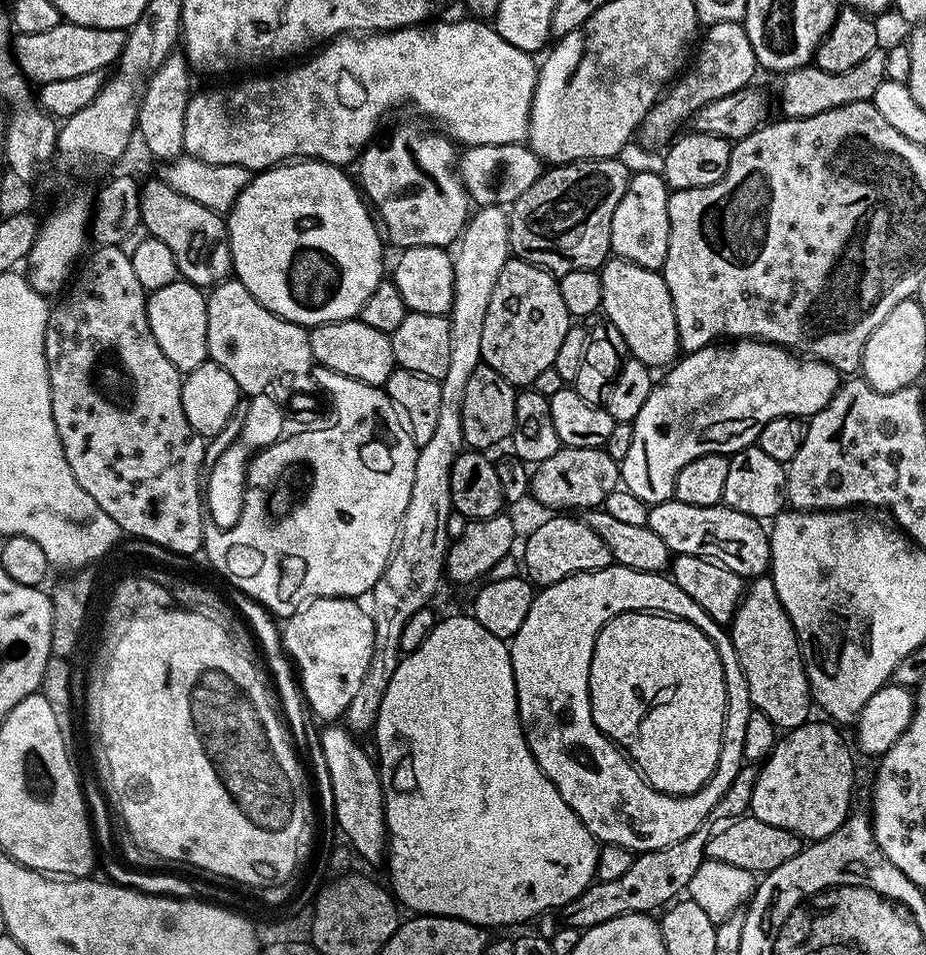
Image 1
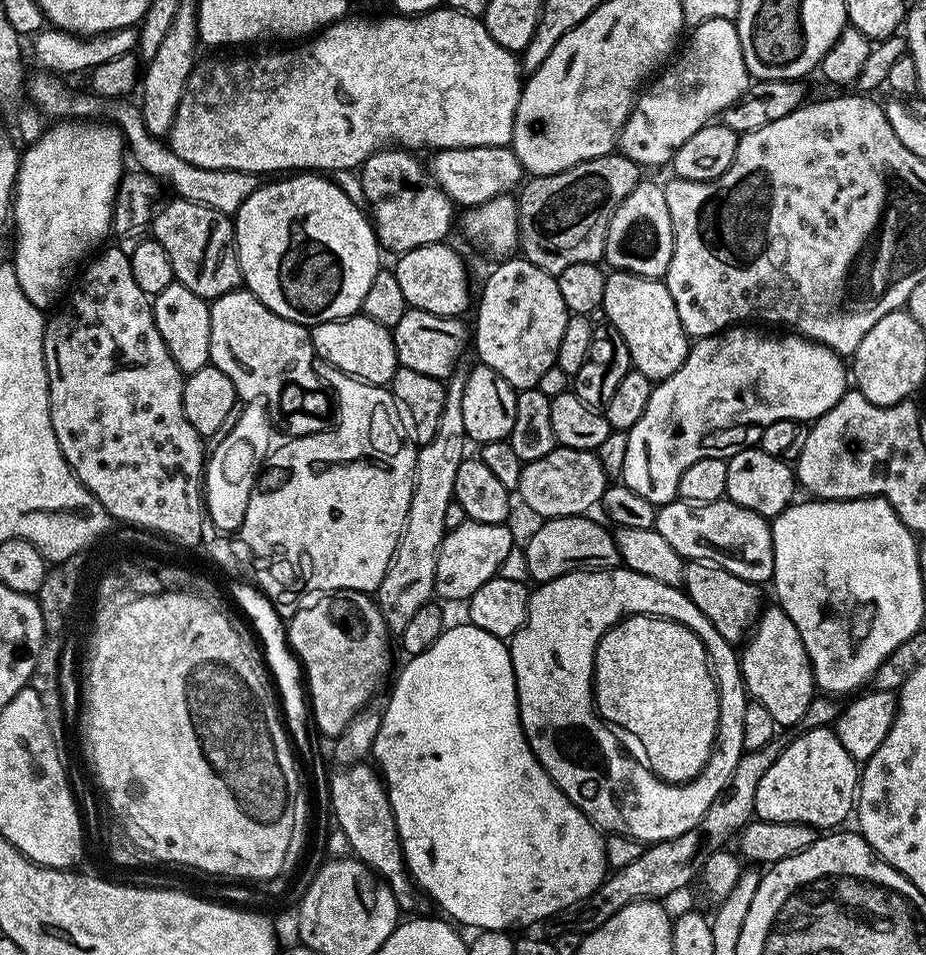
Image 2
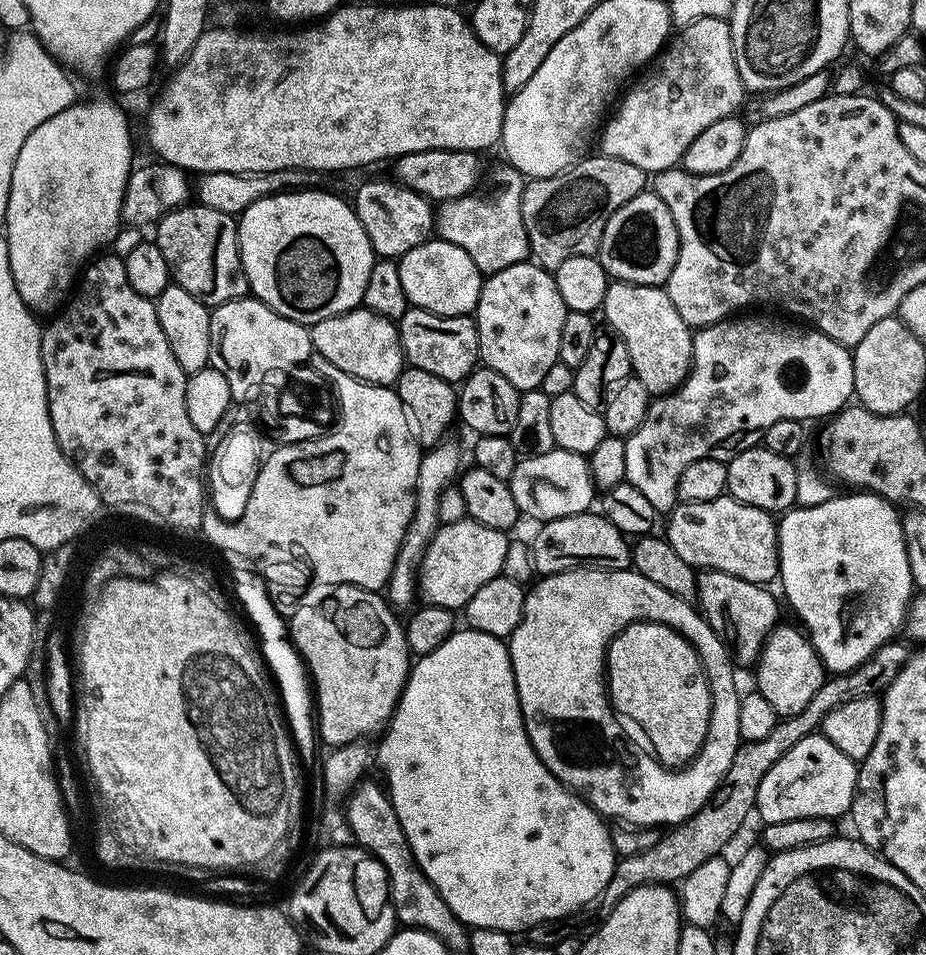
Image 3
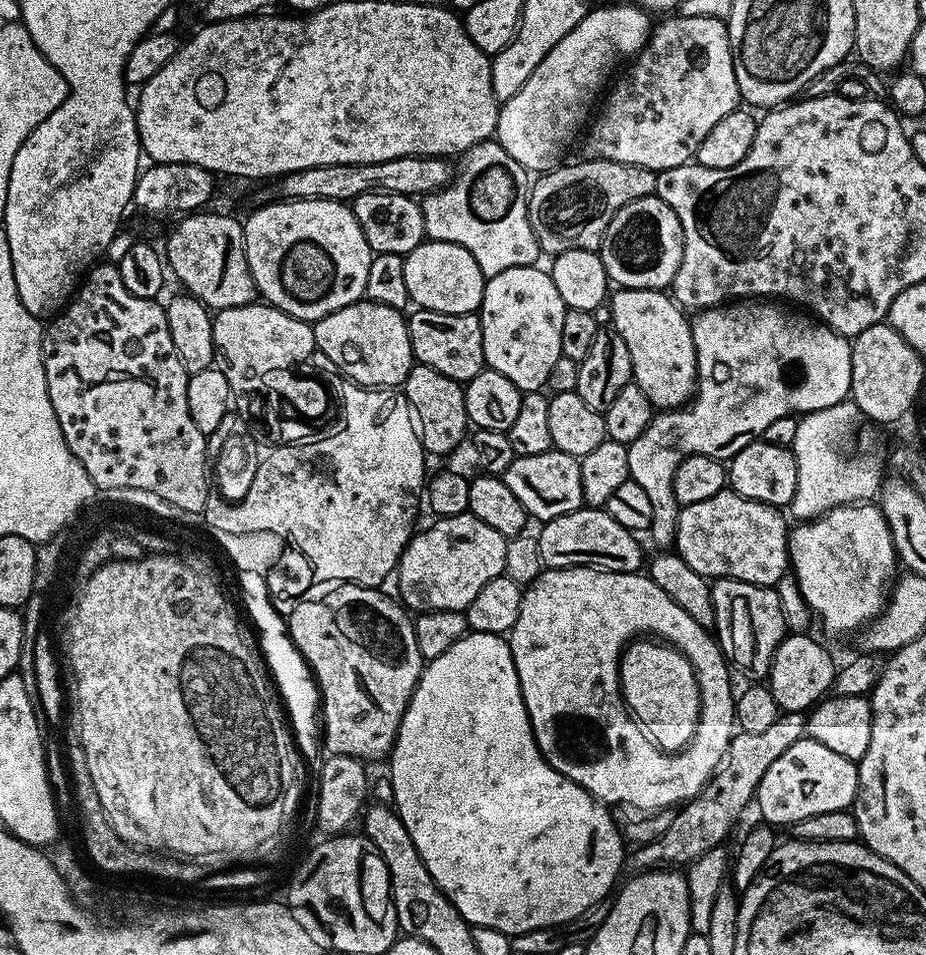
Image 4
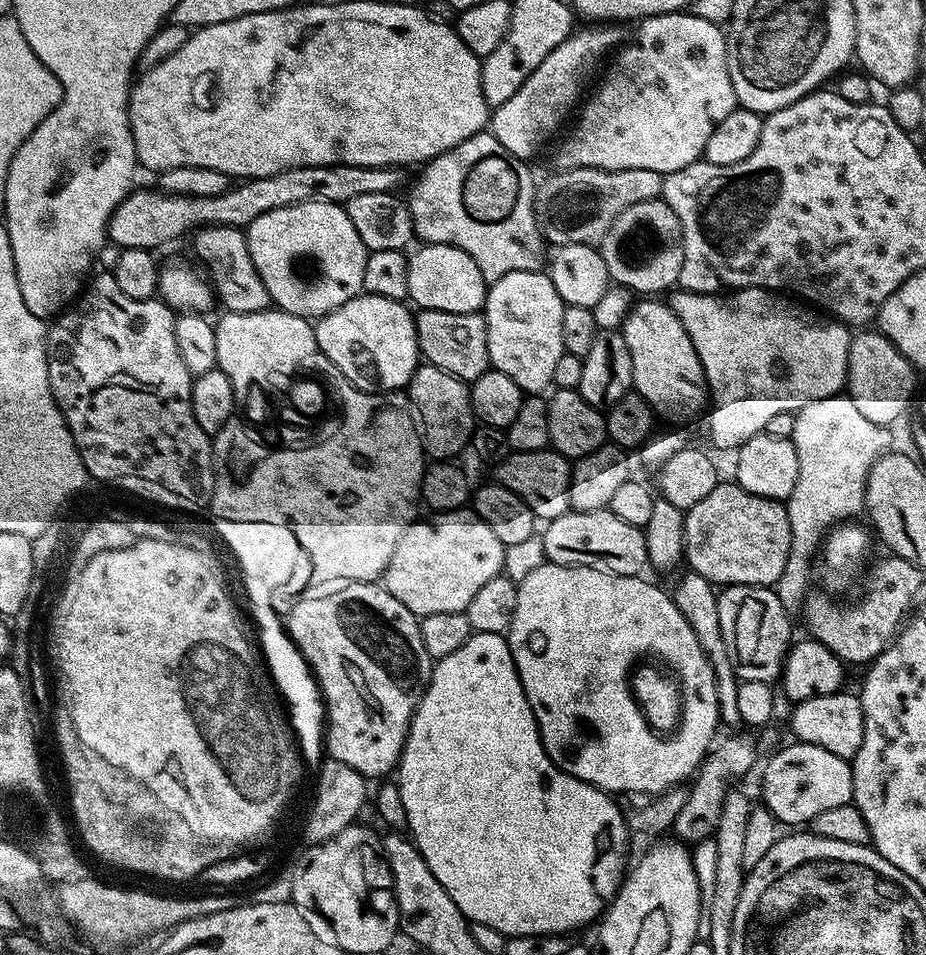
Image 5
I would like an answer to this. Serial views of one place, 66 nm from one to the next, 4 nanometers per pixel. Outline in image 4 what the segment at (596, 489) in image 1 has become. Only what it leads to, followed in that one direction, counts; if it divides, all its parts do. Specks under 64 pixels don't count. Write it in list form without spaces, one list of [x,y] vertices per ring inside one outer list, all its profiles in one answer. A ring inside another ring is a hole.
[[[553,450],[546,454],[517,456],[504,471],[502,479],[506,482],[506,486],[510,486],[514,498],[522,502],[522,506],[533,521],[553,520],[562,514],[578,510],[584,504],[580,461],[565,452]]]

